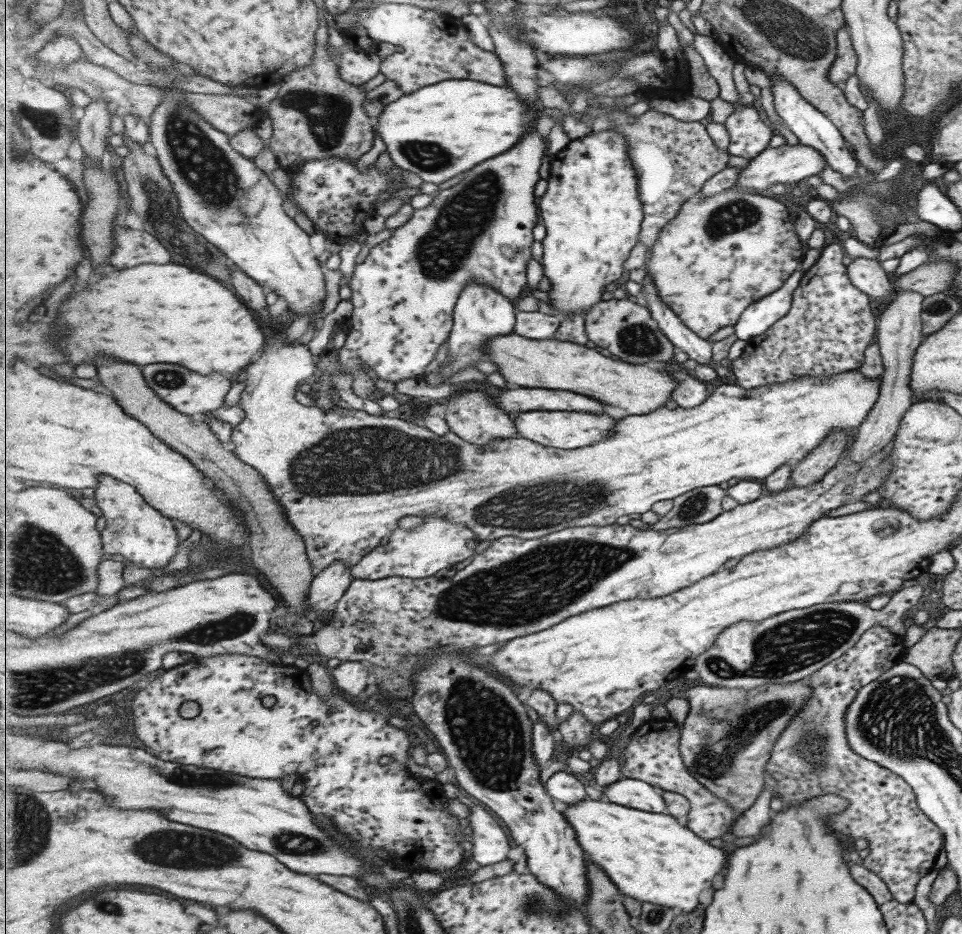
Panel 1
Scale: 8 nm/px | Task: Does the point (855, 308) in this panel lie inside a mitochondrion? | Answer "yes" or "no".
no

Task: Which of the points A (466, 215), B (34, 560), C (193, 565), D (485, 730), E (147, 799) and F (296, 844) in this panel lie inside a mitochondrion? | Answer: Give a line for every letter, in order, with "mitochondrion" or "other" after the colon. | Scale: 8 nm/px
A: mitochondrion
B: mitochondrion
C: other
D: mitochondrion
E: other
F: mitochondrion

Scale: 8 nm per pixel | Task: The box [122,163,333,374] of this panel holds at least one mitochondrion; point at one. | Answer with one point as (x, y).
(160, 214)

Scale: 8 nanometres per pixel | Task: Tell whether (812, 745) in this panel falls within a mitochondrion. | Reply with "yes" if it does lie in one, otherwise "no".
yes

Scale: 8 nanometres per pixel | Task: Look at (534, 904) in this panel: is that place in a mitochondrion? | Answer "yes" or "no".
yes

